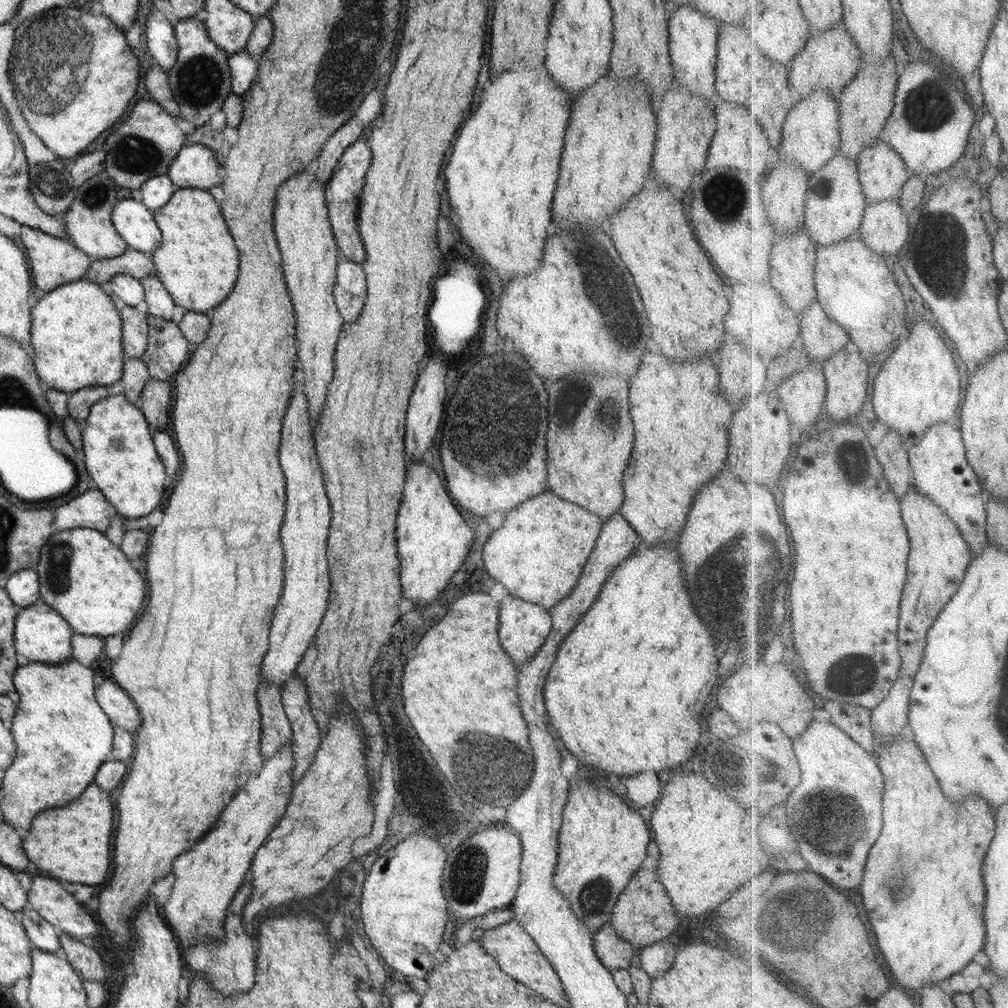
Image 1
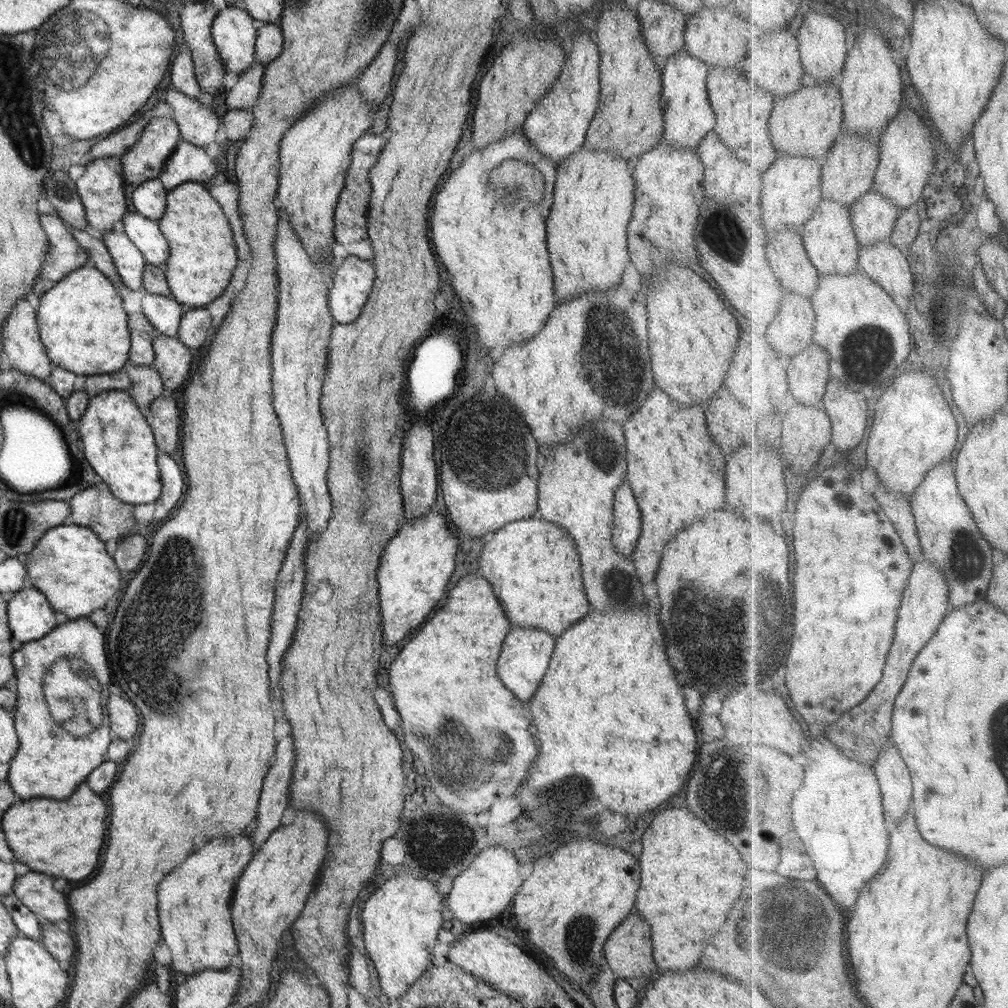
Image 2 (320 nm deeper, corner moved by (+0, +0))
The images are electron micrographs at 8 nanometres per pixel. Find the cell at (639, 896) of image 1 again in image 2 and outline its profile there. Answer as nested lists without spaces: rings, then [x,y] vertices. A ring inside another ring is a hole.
[[[632,912],[613,931],[603,947],[605,965],[610,967],[618,979],[641,978],[646,982],[659,972],[653,958],[649,923],[638,913]]]

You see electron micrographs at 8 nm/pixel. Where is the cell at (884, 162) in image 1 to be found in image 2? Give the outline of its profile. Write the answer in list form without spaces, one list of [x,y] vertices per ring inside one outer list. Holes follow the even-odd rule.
[[[873,189],[851,206],[856,234],[863,246],[886,242],[895,233],[903,208]]]

